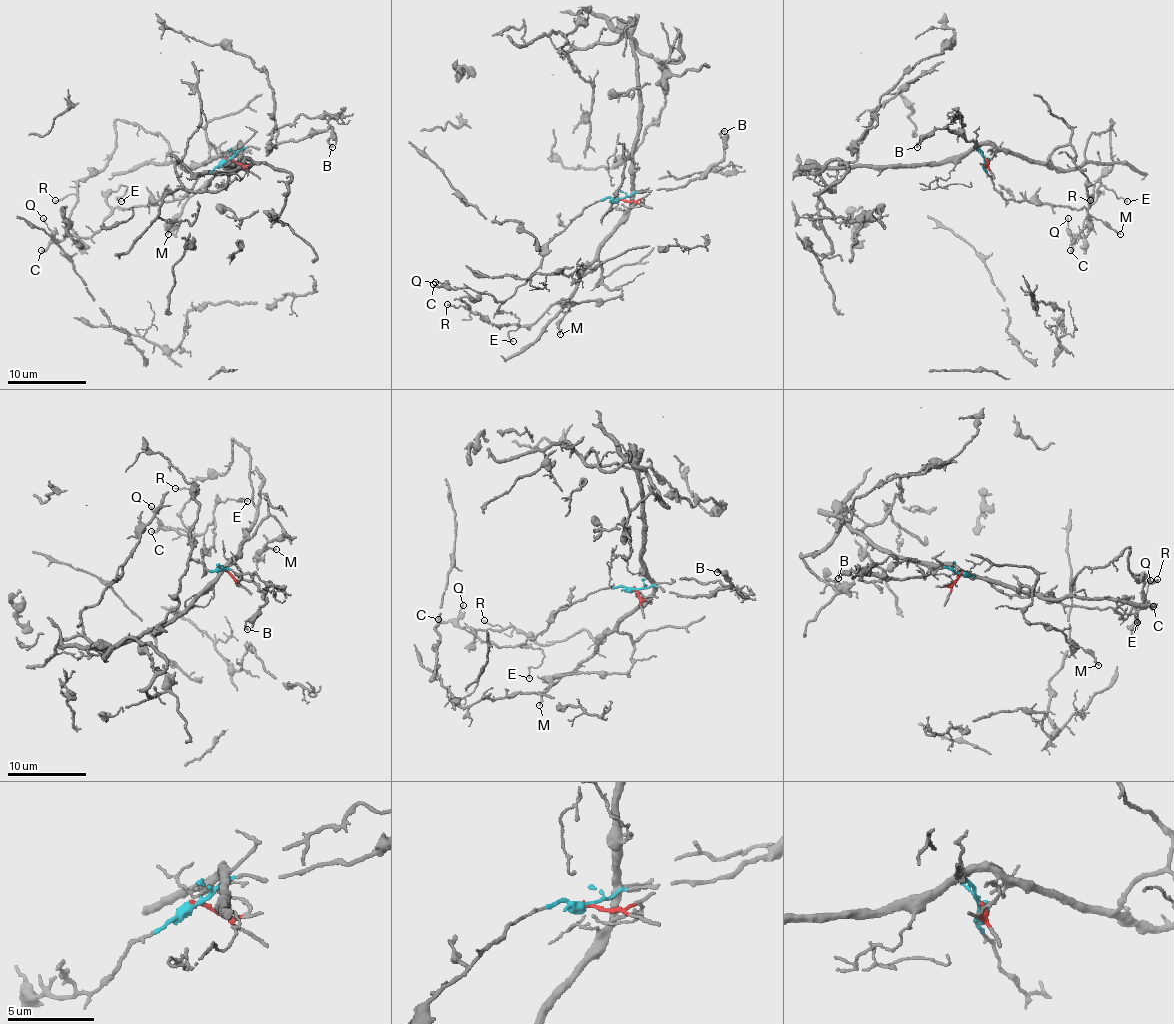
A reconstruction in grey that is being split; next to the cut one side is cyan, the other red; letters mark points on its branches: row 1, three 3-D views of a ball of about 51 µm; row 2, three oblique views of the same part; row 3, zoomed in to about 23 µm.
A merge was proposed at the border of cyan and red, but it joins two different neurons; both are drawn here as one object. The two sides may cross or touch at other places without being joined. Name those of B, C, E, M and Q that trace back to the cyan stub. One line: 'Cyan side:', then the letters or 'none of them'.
Cyan side: B, C, E, Q

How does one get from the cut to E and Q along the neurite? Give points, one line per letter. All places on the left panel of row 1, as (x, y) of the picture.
E: (227, 159), (201, 175), (182, 198), (119, 210), (107, 198), (121, 186), (127, 190), (117, 198), (121, 202)
Q: (227, 159), (201, 175), (182, 198), (123, 210), (115, 208), (99, 229), (88, 237), (54, 237), (43, 218)

